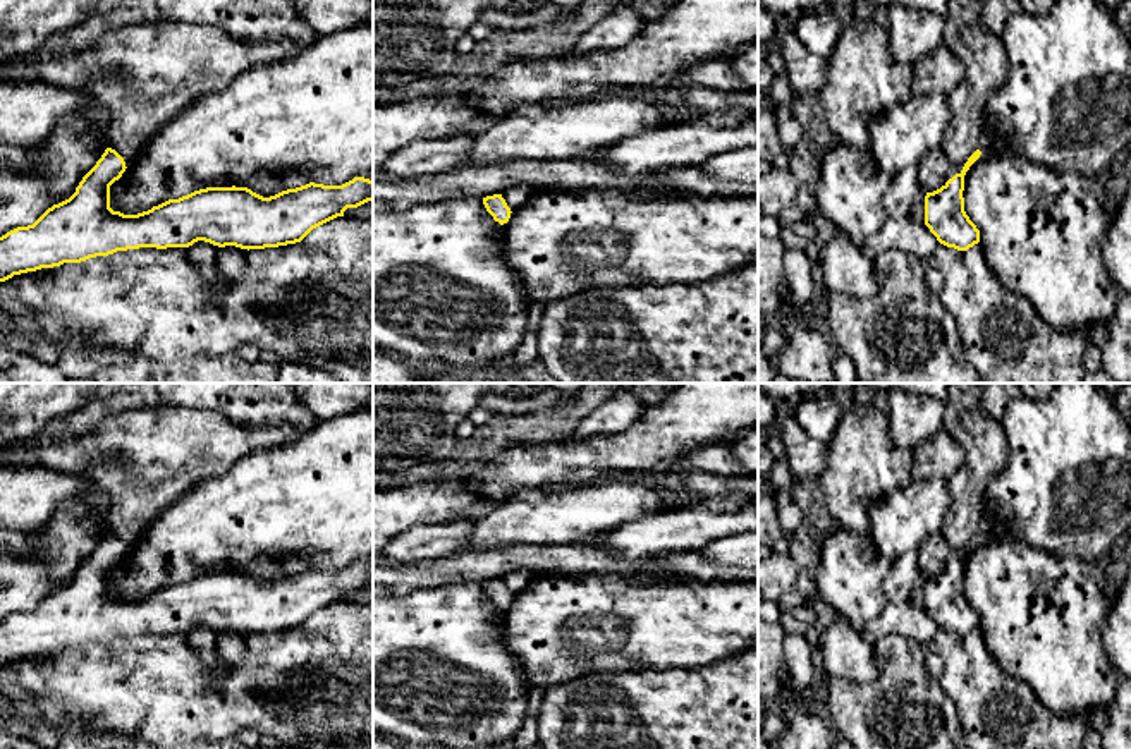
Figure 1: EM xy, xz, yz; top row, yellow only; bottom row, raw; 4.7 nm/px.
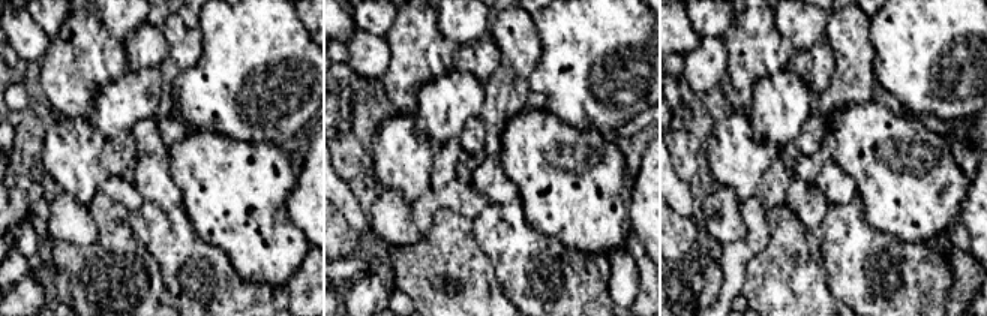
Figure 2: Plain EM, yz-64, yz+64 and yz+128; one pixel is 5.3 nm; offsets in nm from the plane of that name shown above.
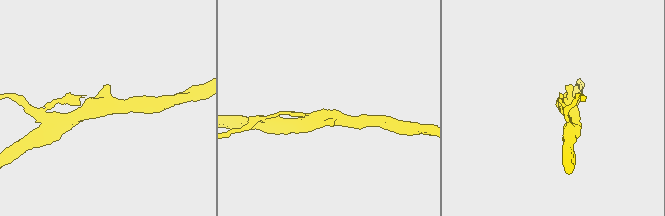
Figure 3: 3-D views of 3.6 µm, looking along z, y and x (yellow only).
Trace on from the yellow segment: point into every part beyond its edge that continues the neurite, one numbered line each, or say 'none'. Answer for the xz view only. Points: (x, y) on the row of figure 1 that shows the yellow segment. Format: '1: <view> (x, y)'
1: xz (516, 196)

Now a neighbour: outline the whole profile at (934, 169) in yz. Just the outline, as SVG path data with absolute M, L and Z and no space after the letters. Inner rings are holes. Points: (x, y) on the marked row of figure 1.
M944 149L928 151L918 165L920 186L923 192L933 192L949 180L951 163Z

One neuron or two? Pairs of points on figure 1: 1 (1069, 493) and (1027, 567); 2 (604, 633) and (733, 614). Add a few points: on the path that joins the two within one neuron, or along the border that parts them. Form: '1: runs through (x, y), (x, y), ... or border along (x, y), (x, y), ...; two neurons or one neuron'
1: border along (999, 535), (1076, 559); two neurons
2: runs through (636, 622), (700, 622); one neuron

